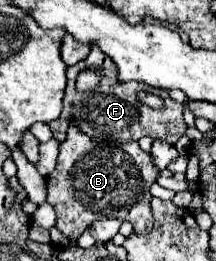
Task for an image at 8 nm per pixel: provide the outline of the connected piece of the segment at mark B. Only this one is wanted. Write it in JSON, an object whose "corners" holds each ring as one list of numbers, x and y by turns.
{"corners":[[71,125,67,139,59,145,55,171,47,175,47,203,55,207,57,229,73,241,77,241,93,221,109,217,129,221,137,233,147,233,153,227,149,187,157,177,159,169,153,165,149,153,135,141,107,145,89,139]]}

